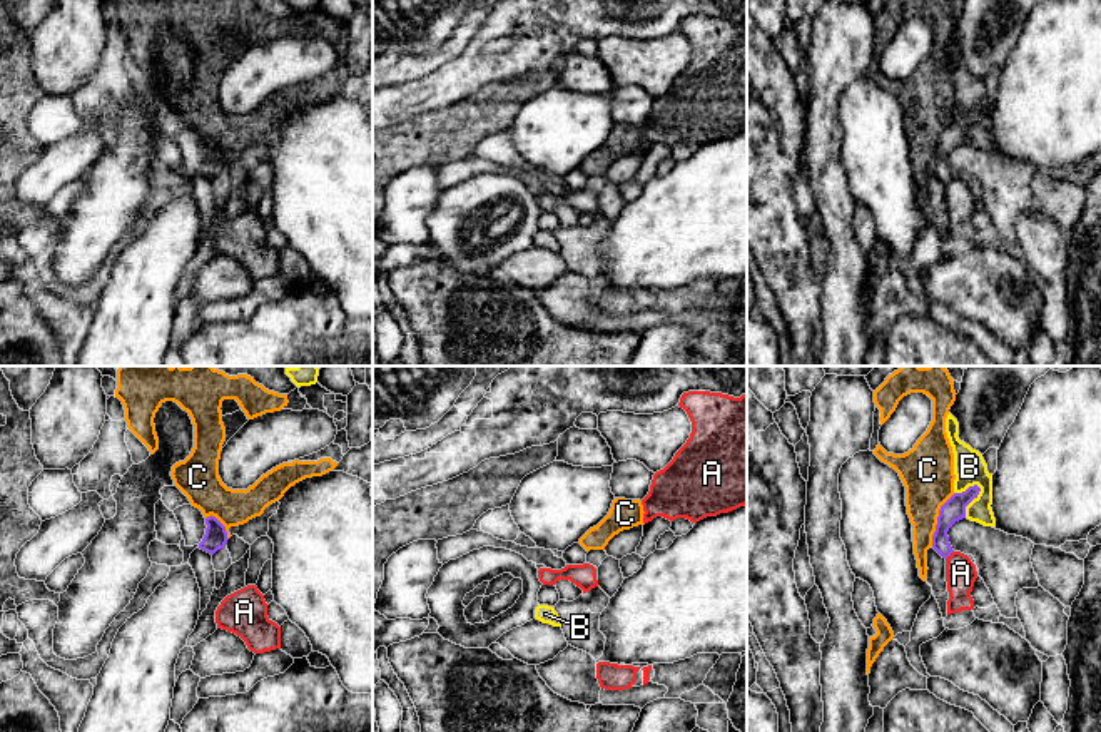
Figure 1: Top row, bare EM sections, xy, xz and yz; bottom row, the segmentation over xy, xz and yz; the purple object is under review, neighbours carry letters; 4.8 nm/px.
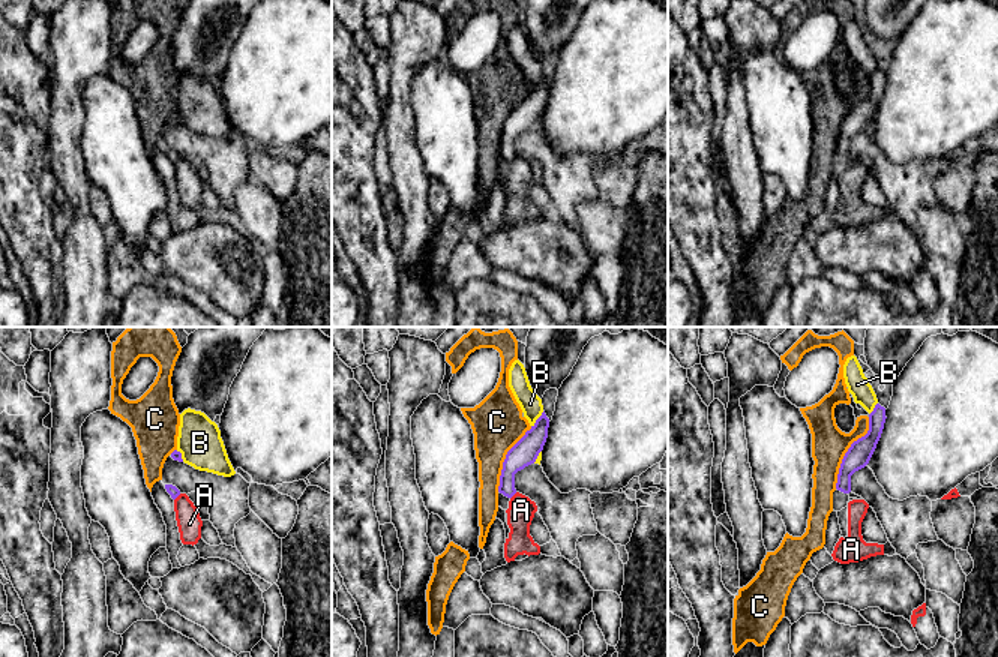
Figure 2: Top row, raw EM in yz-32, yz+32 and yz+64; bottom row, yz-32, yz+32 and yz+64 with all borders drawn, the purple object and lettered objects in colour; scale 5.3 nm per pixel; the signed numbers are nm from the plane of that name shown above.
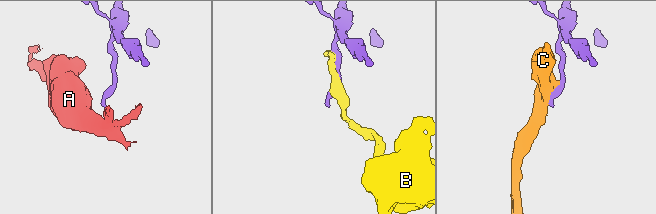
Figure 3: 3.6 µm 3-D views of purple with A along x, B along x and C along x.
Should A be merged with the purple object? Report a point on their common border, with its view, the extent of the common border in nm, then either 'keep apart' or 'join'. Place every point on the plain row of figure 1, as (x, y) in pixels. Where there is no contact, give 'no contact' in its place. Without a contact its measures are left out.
contact yz (949, 179); length 60 nm; keep apart

